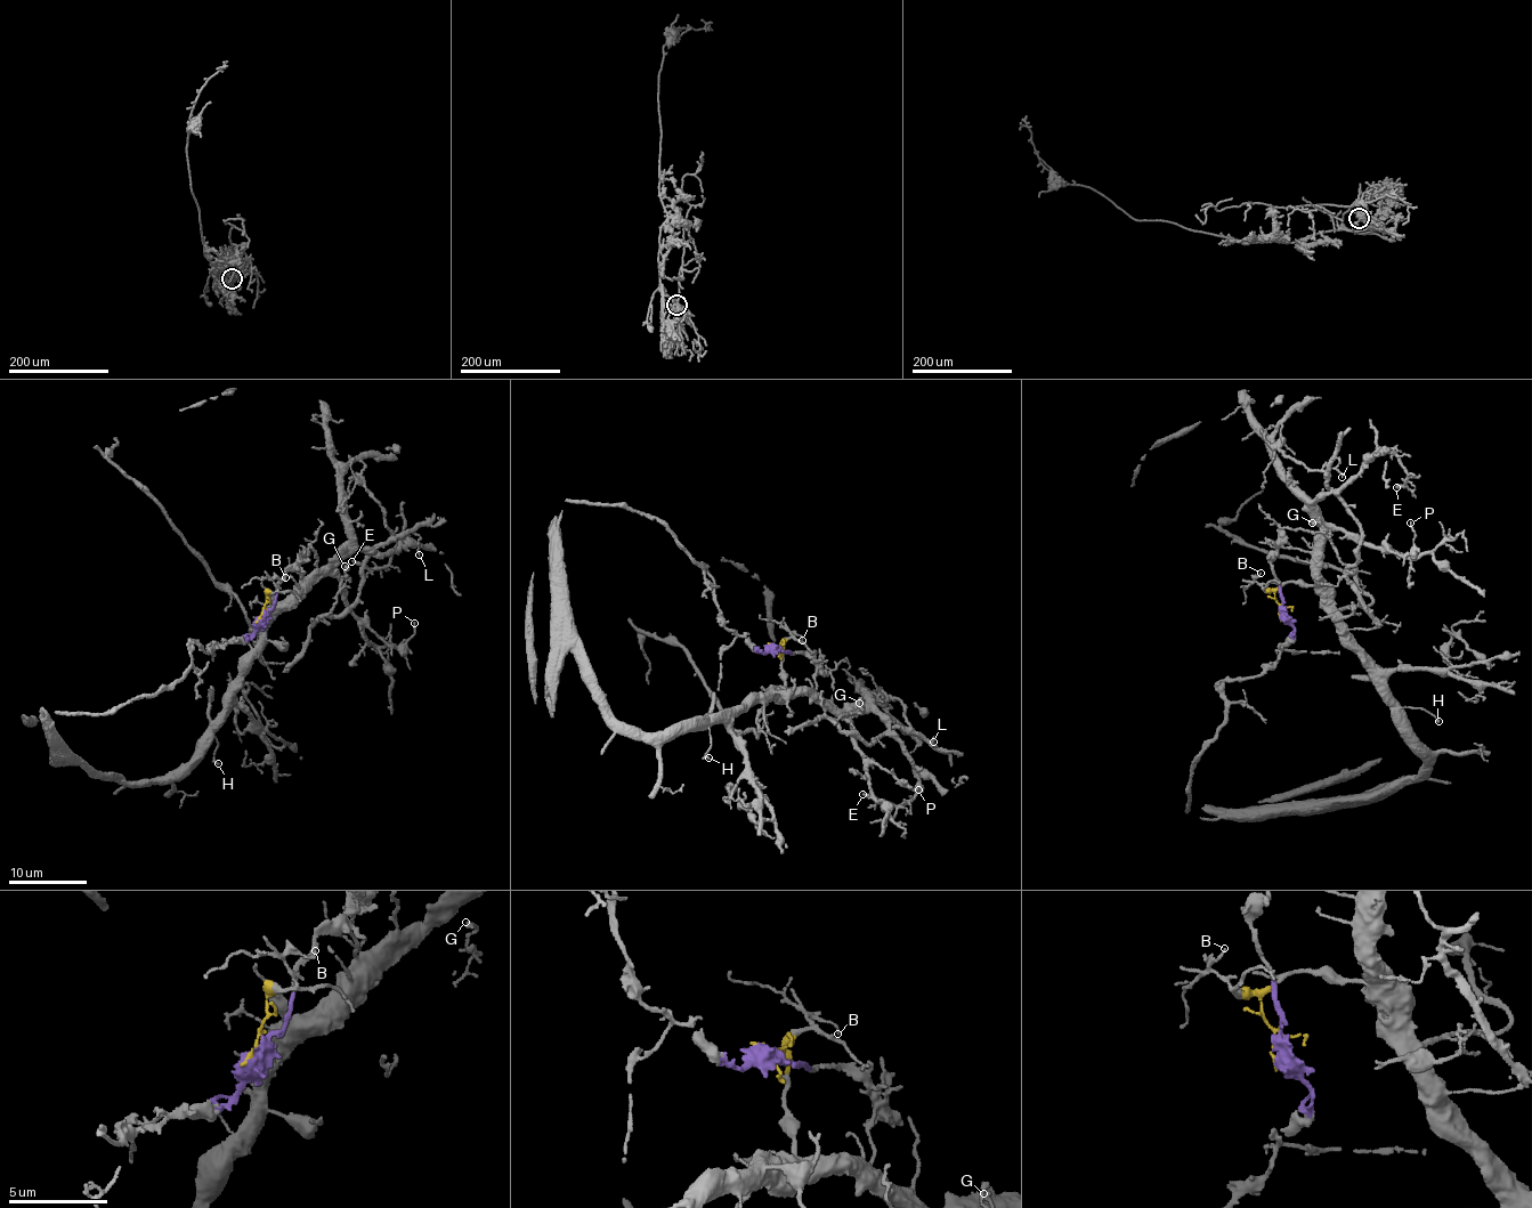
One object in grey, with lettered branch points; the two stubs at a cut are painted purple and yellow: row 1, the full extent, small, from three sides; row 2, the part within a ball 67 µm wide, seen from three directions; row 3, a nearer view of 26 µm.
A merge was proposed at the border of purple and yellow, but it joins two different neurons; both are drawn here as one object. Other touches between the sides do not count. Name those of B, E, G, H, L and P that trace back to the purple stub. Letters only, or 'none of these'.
none of these

